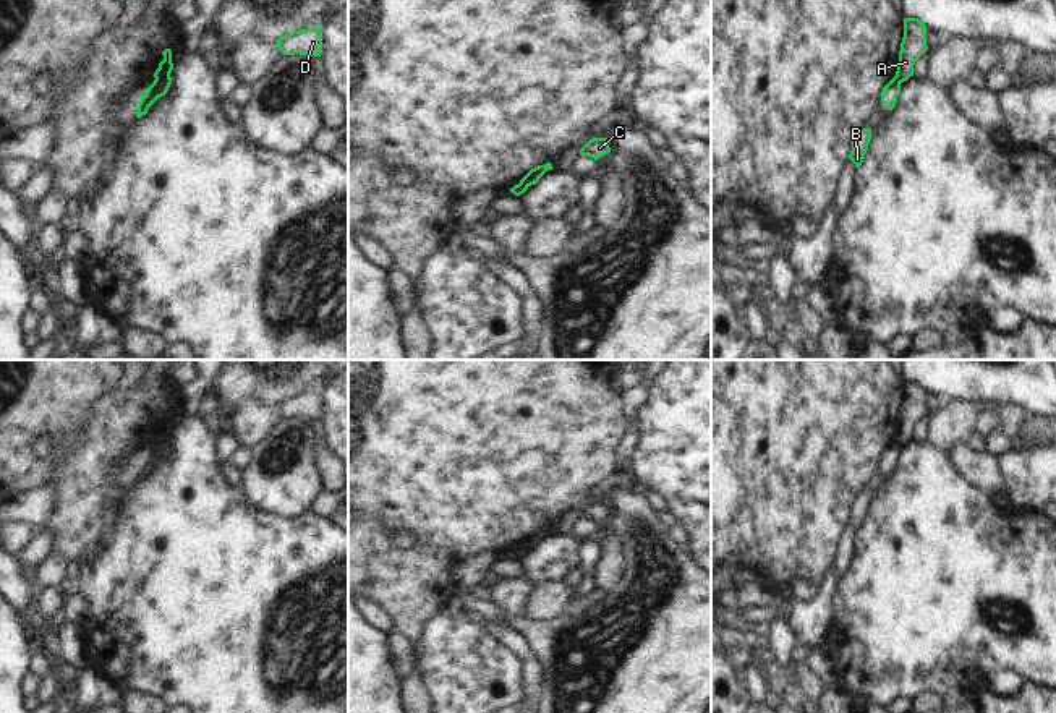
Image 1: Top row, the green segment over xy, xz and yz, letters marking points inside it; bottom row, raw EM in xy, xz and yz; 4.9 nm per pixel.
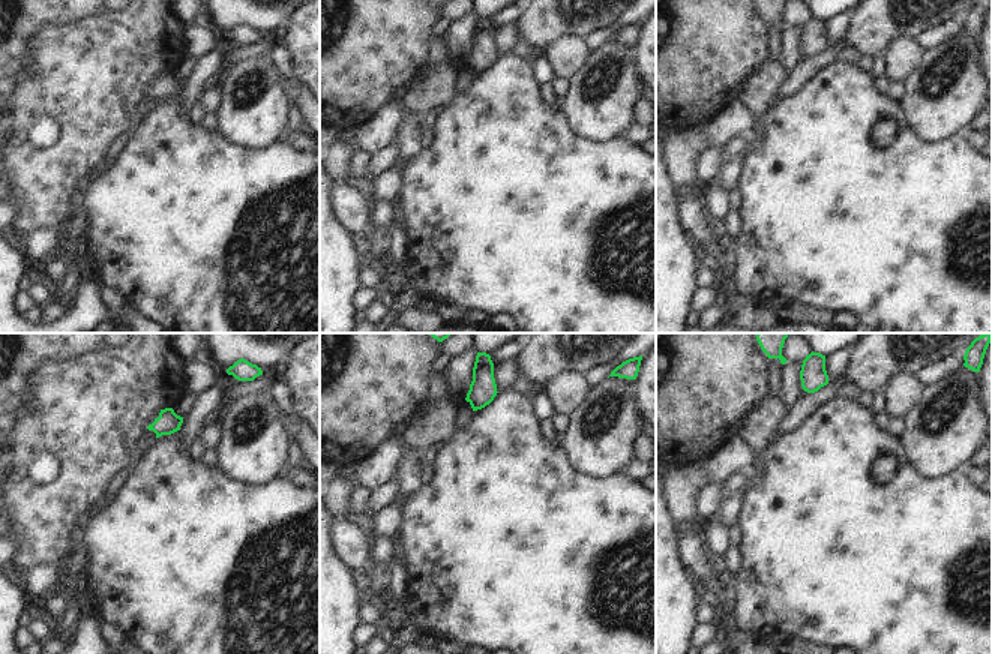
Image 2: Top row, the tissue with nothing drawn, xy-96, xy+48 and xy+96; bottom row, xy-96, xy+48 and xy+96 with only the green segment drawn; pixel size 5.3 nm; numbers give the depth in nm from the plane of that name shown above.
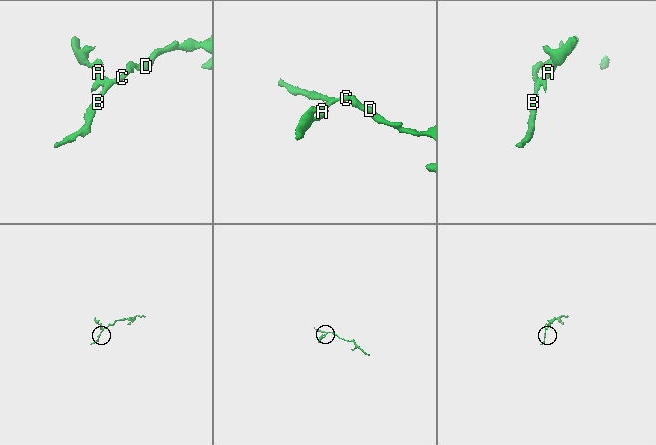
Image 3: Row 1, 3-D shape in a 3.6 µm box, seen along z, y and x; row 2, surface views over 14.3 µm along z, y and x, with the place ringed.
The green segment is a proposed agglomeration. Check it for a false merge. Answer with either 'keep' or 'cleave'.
cleave

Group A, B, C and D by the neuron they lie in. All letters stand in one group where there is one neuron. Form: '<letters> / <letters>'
A / B C D

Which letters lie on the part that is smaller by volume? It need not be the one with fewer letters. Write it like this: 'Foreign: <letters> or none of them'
Foreign: A

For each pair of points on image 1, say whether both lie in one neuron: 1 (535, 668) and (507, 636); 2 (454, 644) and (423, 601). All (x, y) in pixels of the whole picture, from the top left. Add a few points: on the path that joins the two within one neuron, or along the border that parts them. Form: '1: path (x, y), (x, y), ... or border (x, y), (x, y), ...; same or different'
1: path (532, 660), (515, 642); same
2: border (455, 597), (425, 623), (423, 634), (413, 645); different

